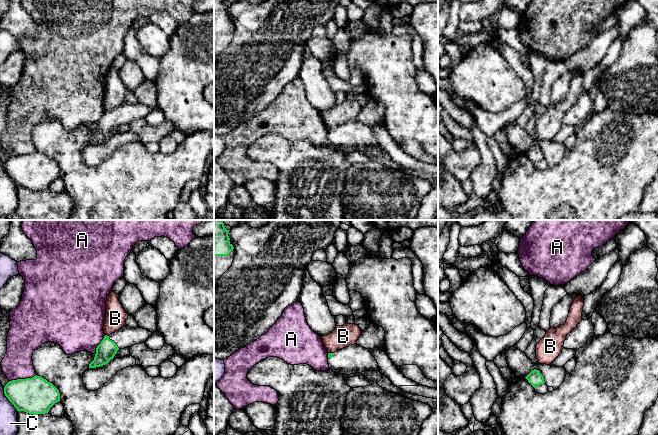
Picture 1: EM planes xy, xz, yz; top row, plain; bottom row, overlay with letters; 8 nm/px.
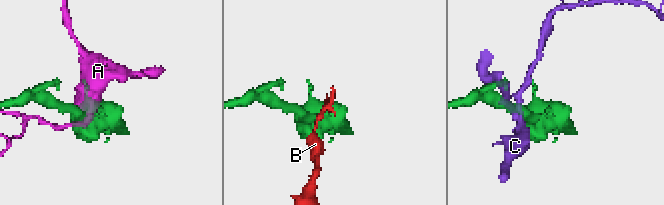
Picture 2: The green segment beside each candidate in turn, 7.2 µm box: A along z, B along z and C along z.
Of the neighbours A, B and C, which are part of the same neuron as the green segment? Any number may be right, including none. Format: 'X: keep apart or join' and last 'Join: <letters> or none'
A: keep apart
B: keep apart
C: keep apart
Join: none

